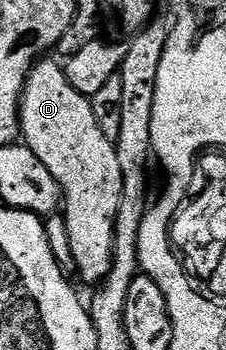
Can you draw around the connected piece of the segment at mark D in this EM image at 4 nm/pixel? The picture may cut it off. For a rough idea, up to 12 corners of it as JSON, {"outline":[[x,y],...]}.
{"outline":[[39,60],[20,137],[57,179],[90,287],[114,258],[120,159],[90,98]]}

